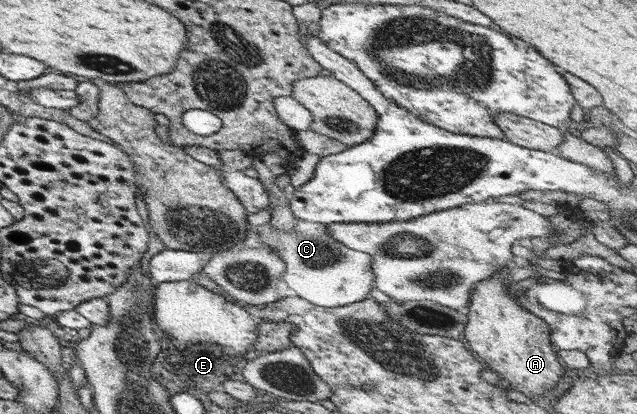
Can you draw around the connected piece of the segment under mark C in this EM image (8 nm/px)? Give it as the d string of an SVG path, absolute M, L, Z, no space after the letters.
M295 217L292 232L273 229L269 223L264 223L251 229L249 237L256 240L258 245L266 244L276 250L277 255L284 262L281 279L297 297L312 305L323 308L345 306L367 298L369 290L374 288L374 274L370 267L371 256L347 248L331 238L326 231L326 225Z

